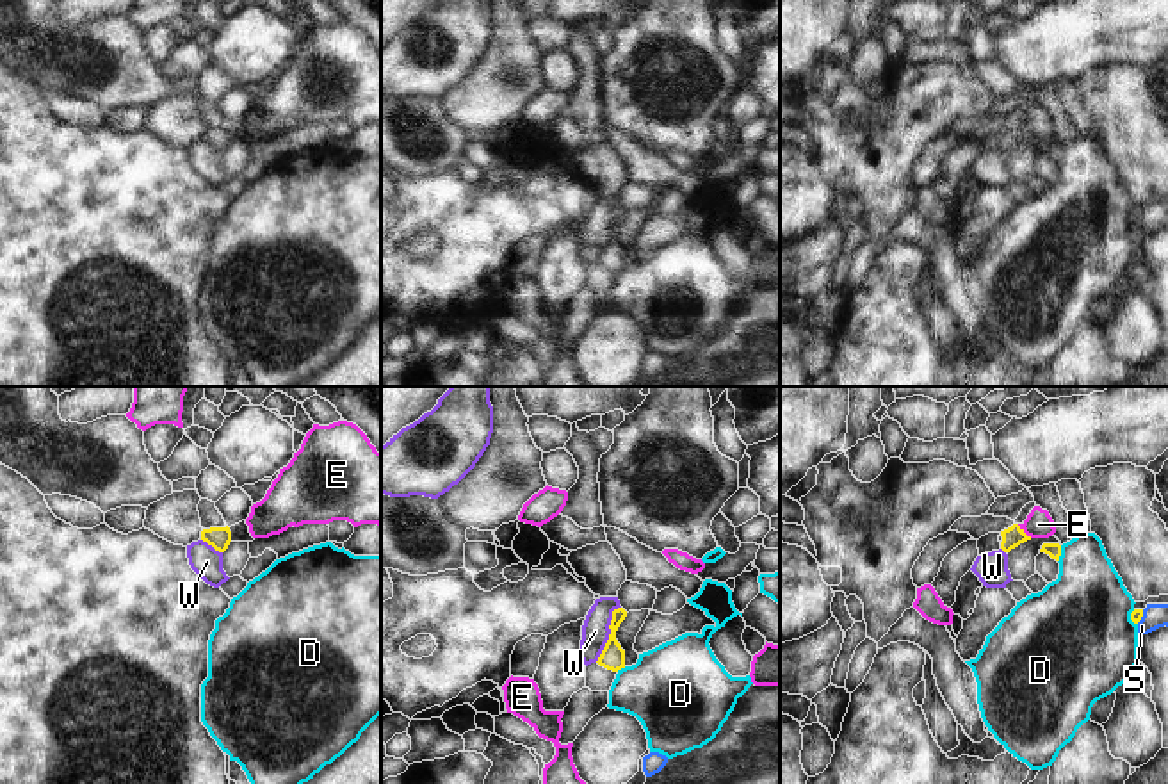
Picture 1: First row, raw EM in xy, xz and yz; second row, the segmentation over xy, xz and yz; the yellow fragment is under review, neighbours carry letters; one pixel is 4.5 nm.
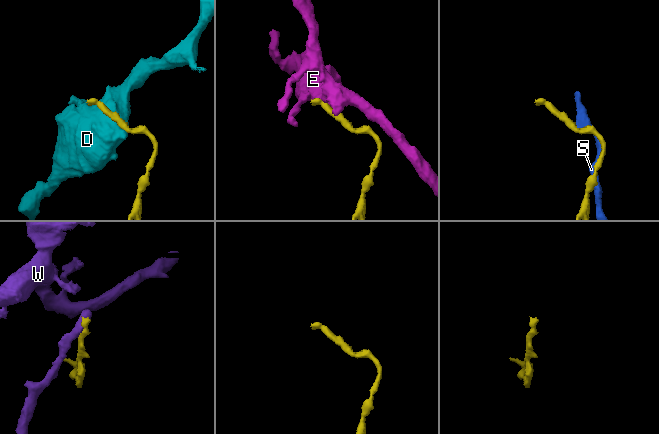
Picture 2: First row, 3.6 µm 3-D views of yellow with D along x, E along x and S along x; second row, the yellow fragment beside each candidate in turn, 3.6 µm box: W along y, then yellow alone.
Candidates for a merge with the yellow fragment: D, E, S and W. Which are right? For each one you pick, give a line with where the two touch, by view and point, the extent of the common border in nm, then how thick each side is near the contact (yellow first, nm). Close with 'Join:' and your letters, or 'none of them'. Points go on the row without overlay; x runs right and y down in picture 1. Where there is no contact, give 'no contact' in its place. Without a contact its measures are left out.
Join: none of them

